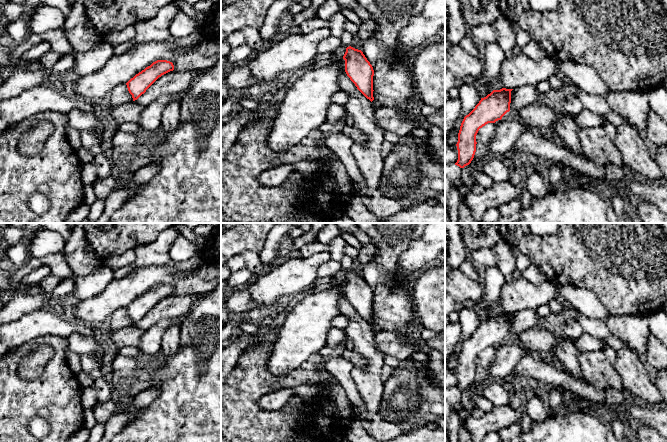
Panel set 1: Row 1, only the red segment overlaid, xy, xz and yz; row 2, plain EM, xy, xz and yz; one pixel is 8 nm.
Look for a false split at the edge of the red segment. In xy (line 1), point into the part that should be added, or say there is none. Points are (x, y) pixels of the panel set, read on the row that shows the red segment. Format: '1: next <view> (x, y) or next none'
1: next none

